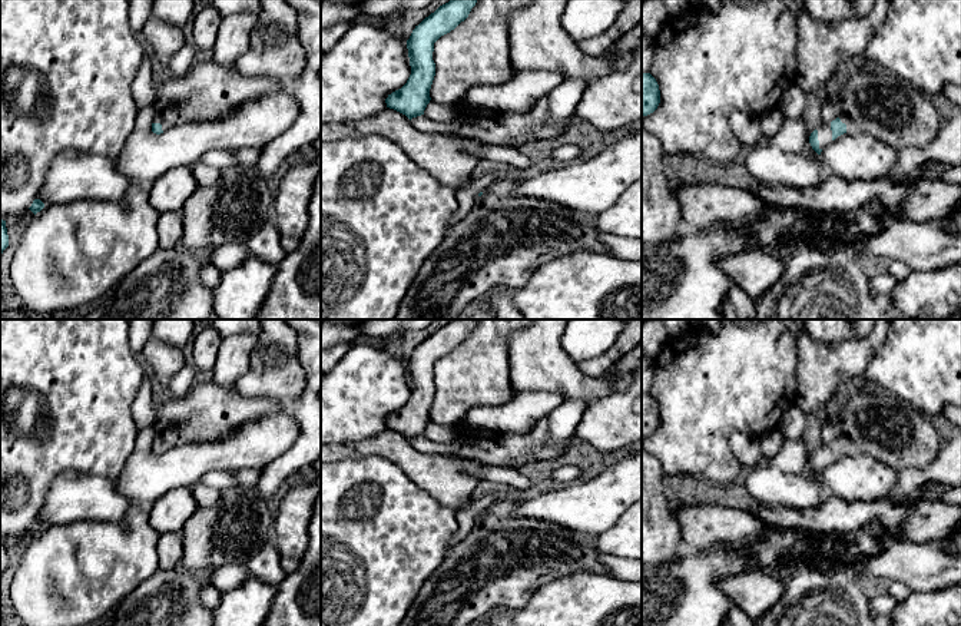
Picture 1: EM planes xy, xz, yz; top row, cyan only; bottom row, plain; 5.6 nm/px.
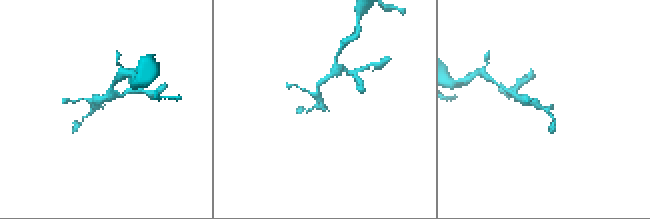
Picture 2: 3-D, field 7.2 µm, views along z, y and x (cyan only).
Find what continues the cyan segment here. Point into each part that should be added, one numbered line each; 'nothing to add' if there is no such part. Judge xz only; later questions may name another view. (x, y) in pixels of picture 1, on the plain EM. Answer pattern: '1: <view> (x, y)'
1: xz (501, 565)

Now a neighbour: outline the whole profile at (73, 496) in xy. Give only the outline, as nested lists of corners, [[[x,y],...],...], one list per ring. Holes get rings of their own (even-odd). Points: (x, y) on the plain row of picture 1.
[[[63,471],[49,486],[36,520],[44,527],[82,520],[119,521],[130,503],[116,480],[95,473]]]

